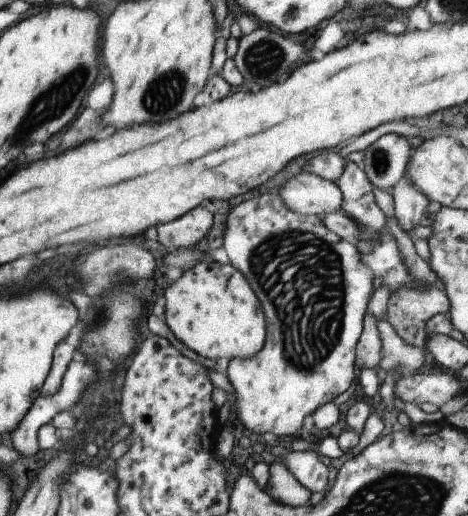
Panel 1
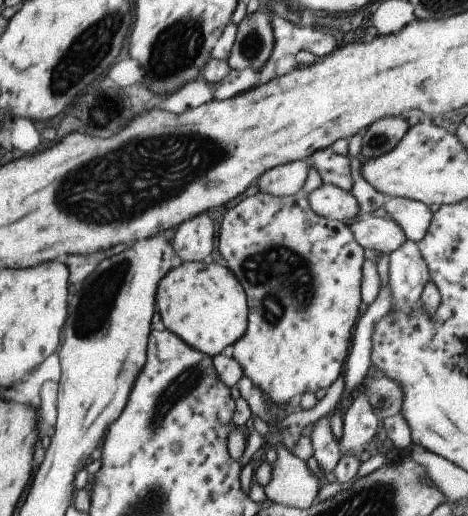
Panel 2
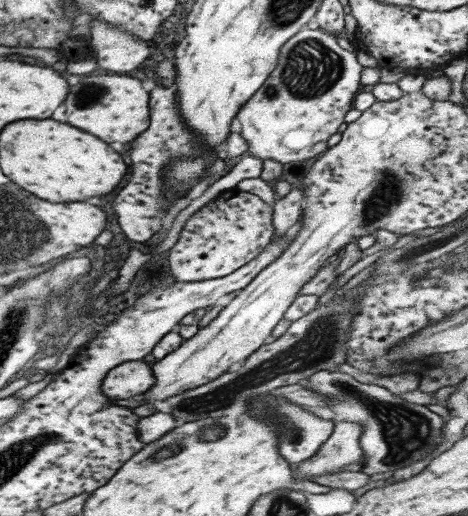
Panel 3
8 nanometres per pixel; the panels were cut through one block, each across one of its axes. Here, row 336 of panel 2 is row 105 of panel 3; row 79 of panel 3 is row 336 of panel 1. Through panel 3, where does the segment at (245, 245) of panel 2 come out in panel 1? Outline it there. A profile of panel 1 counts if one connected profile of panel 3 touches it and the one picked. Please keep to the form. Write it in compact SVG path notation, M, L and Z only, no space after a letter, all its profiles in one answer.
M277 192L273 194L263 194L259 198L254 197L246 202L241 202L233 207L225 221L223 250L229 258L229 264L238 272L241 272L248 284L253 288L253 292L259 296L259 302L263 306L265 314L266 336L264 346L257 355L247 359L229 359L229 364L225 368L225 375L234 391L235 396L235 414L237 415L238 425L244 427L247 433L254 433L260 437L260 434L269 433L275 436L293 436L303 424L306 415L311 415L319 406L323 404L338 402L341 399L353 378L356 378L356 369L354 368L354 355L357 342L359 341L362 329L364 328L364 315L366 304L372 296L373 288L368 269L363 269L359 265L359 253L356 246L342 240L339 236L332 234L325 226L321 225L320 218L315 216L304 216L286 210Z

